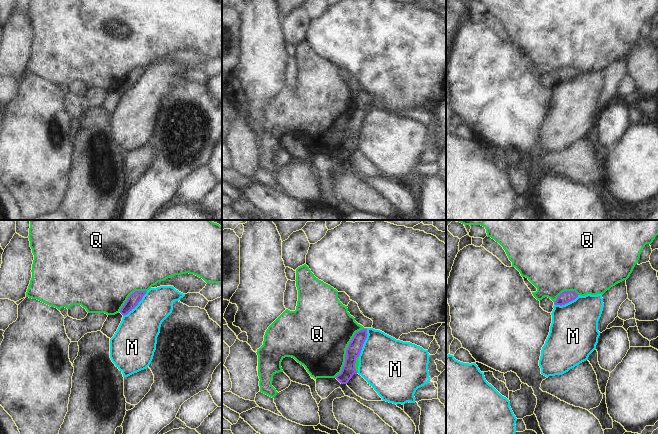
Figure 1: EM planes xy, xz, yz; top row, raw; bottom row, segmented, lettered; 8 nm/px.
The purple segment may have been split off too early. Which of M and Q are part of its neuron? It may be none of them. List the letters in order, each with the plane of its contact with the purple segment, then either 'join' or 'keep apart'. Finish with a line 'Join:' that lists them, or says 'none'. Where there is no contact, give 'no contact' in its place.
M: xy | keep apart
Q: xz | keep apart
Join: none

